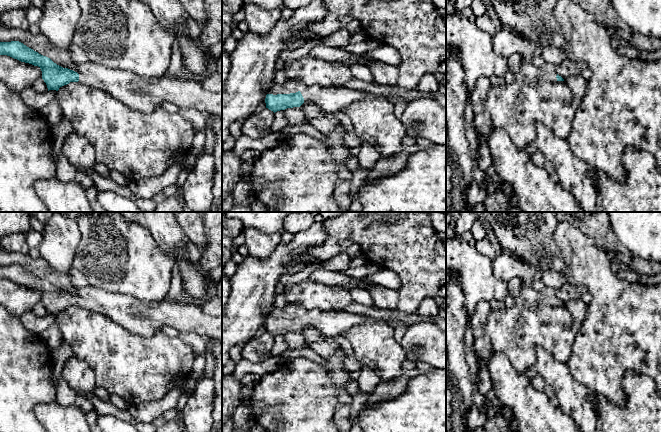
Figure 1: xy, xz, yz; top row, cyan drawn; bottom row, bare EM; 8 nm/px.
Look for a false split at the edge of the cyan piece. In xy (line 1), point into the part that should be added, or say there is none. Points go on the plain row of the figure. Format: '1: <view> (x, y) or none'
1: xy (143, 318)

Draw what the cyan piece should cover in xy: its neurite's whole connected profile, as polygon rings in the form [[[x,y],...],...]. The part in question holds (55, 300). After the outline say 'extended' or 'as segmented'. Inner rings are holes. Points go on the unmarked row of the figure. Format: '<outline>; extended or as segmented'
[[[11,265],[11,266],[0,266],[0,279],[7,279],[14,283],[17,283],[21,286],[29,287],[34,290],[38,290],[42,295],[42,303],[47,309],[49,314],[58,315],[60,311],[69,308],[70,306],[80,306],[92,311],[96,311],[101,313],[111,320],[116,322],[117,324],[123,326],[131,333],[135,333],[141,336],[153,336],[156,331],[162,329],[163,326],[168,325],[176,328],[179,331],[191,331],[197,334],[200,334],[208,339],[213,339],[216,341],[222,342],[222,316],[210,316],[202,311],[200,306],[198,305],[189,305],[180,303],[175,300],[171,300],[166,298],[162,302],[144,302],[138,299],[133,298],[130,295],[114,293],[110,291],[106,291],[100,288],[96,288],[93,286],[87,286],[79,289],[79,295],[75,296],[68,292],[63,292],[56,287],[54,287],[50,282],[39,278],[33,273],[27,271],[23,267],[19,265]]]; extended

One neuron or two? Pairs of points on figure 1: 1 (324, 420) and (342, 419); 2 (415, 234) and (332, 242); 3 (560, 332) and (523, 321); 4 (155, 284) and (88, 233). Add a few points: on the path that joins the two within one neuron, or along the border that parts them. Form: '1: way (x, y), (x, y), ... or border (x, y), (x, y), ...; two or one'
1: border (337, 396), (334, 421); two
2: way (394, 232), (353, 230); one
3: way (551, 328), (532, 324); one
4: way (138, 267), (119, 256), (105, 242); one

